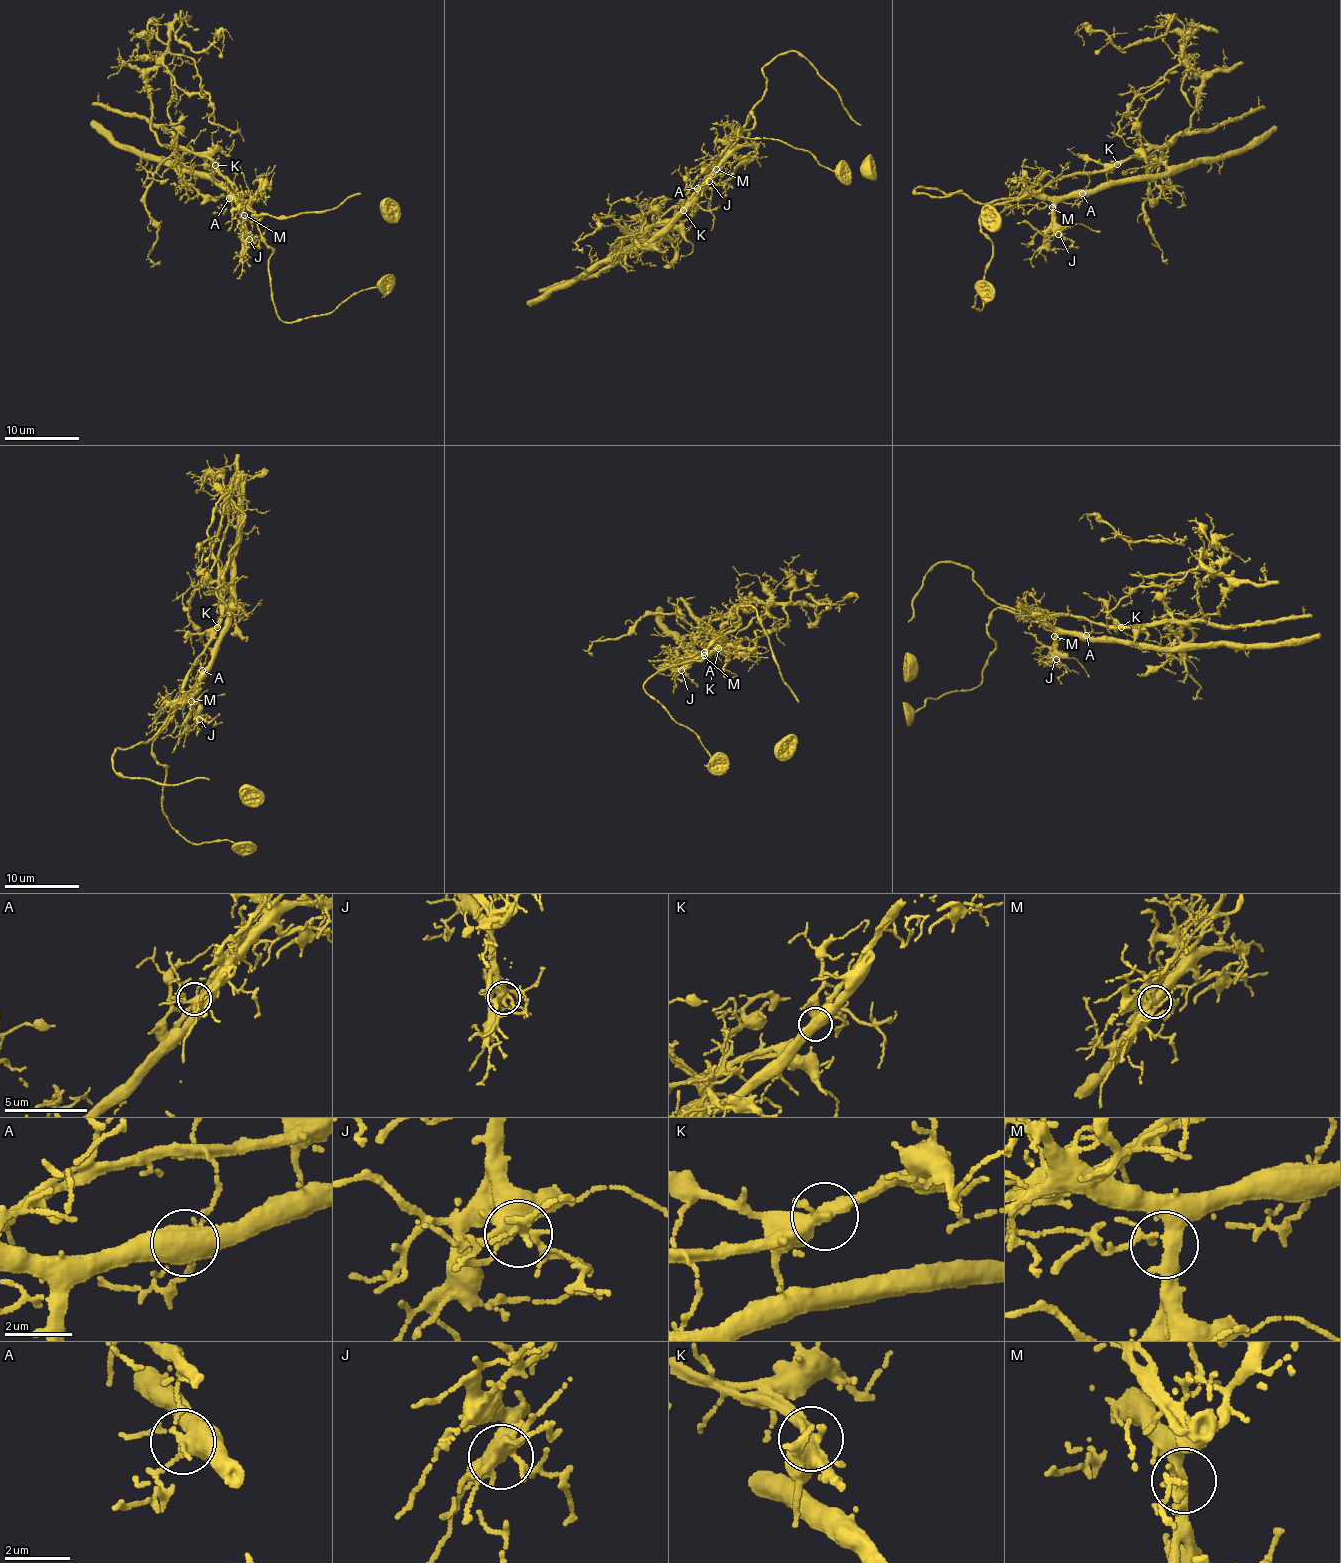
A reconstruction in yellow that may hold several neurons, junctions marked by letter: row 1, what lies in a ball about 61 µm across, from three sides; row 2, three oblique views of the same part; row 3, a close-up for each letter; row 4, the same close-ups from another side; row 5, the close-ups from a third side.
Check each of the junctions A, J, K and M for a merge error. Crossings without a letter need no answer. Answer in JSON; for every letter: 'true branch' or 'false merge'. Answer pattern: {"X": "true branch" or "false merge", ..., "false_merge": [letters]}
{"A": "false merge", "J": "true branch", "K": "false merge", "M": "true branch", "false_merge": ["A", "K"]}

